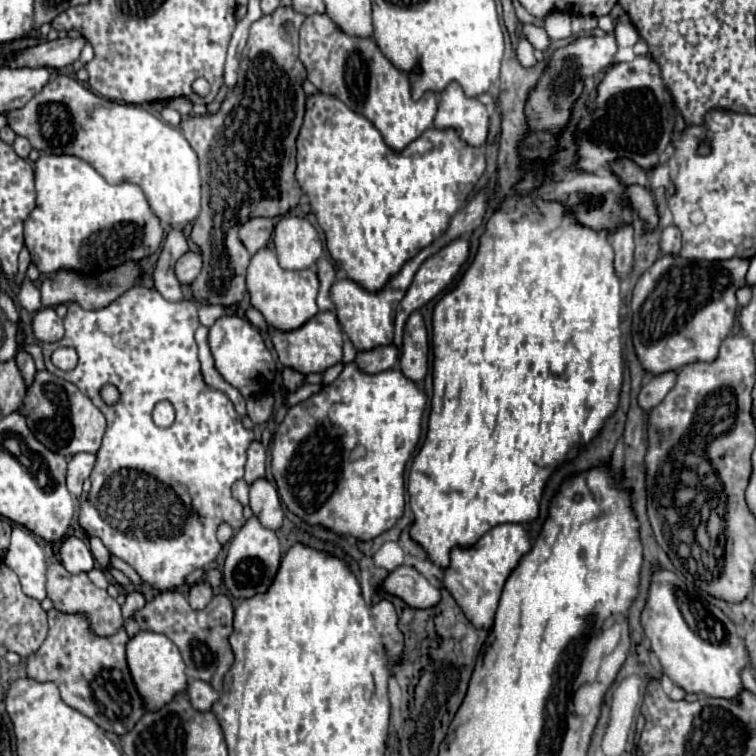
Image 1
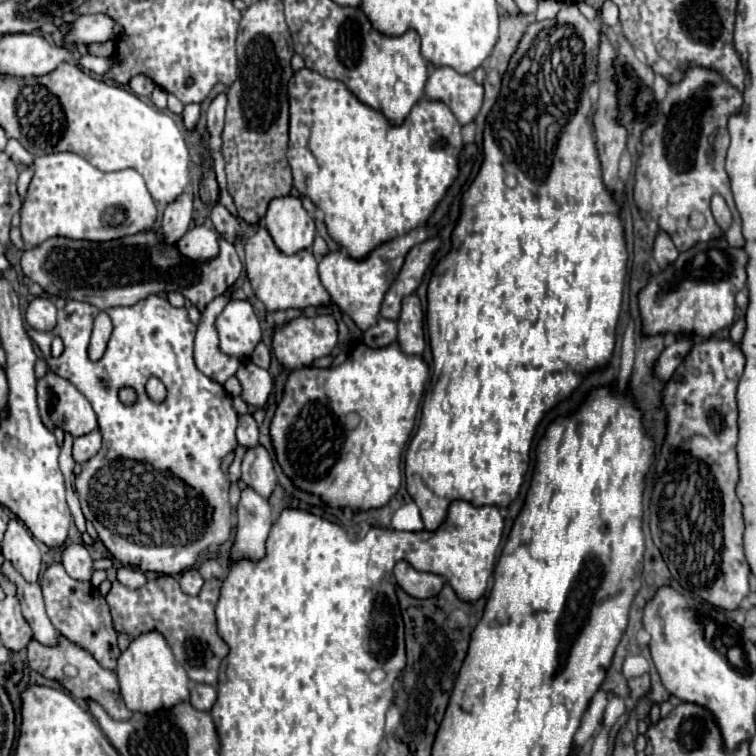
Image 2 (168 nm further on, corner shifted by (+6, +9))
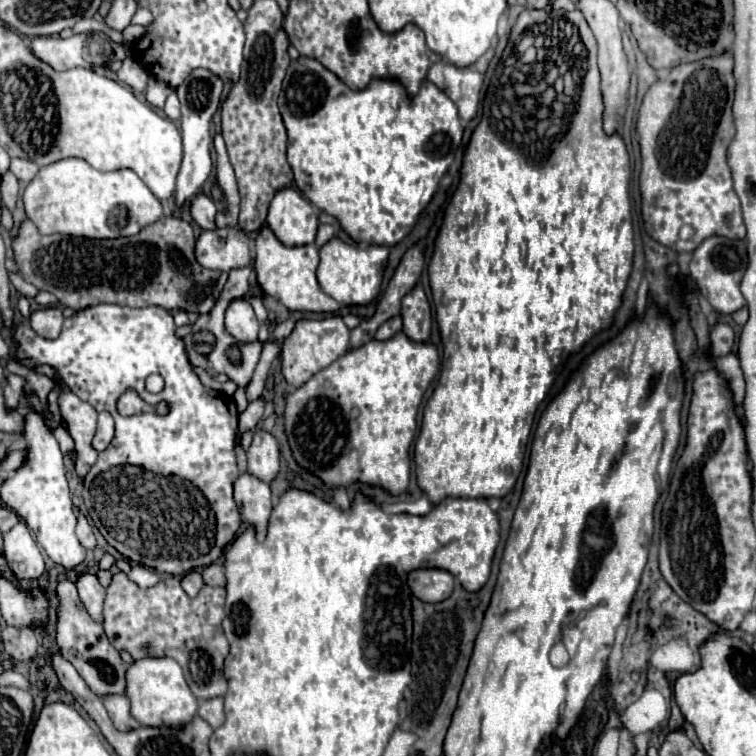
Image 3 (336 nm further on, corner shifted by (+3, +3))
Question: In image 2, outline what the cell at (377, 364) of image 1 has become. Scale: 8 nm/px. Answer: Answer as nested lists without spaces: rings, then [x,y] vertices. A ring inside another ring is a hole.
[[[378,318],[378,322],[364,332],[364,344],[370,348],[384,348],[396,340],[396,322]]]

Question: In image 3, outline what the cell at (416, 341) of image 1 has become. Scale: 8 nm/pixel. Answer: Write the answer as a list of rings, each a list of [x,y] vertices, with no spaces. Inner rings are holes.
[[[417,284],[405,298],[401,308],[403,318],[403,332],[413,342],[427,342],[431,336],[431,306],[427,302],[427,296]]]

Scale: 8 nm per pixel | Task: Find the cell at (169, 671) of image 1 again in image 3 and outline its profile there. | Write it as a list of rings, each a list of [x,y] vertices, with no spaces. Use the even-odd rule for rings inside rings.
[[[141,658],[127,670],[127,698],[131,700],[131,716],[141,726],[183,726],[197,714],[197,698],[189,690],[181,666],[173,658]]]

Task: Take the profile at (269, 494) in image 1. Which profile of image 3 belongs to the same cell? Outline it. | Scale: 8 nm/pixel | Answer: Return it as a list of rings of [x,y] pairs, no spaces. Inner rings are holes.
[[[255,430],[247,458],[249,458],[247,472],[259,478],[261,482],[271,484],[279,474],[279,446],[269,432]]]

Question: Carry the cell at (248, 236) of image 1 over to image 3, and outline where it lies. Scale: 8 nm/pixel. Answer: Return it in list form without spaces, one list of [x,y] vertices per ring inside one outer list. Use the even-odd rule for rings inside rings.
[[[199,194],[193,202],[191,202],[191,216],[195,218],[195,222],[203,228],[203,230],[215,230],[215,202],[211,198],[207,198],[205,194]]]

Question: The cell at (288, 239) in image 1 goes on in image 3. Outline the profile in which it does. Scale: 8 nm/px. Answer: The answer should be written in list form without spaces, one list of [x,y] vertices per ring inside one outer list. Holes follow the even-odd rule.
[[[283,188],[271,200],[267,226],[285,246],[305,246],[315,242],[319,220],[297,188]]]

